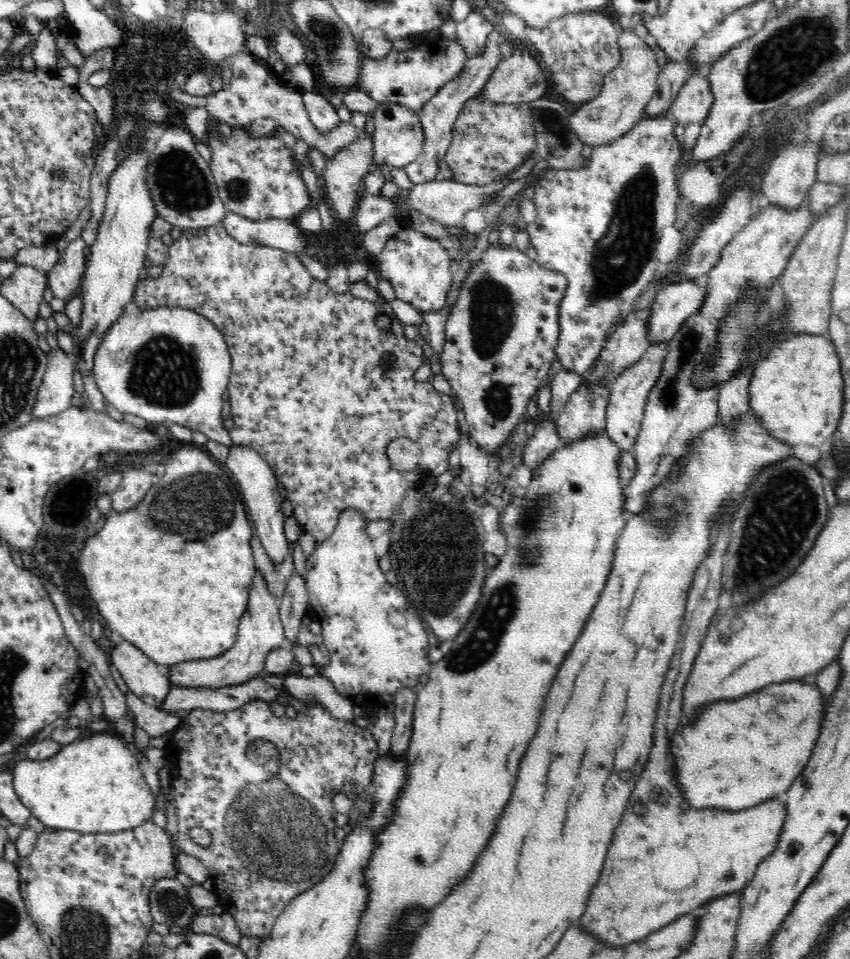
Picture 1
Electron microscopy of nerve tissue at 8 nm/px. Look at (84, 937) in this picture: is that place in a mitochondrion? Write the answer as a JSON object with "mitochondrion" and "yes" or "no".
{"mitochondrion":"yes"}

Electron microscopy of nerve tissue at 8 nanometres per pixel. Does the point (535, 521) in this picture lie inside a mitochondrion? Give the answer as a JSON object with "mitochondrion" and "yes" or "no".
{"mitochondrion":"yes"}

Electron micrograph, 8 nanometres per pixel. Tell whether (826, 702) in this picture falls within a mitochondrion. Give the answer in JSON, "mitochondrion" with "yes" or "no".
{"mitochondrion":"no"}

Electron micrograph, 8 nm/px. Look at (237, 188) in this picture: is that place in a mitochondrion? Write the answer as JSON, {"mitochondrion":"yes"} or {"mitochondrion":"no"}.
{"mitochondrion":"yes"}

